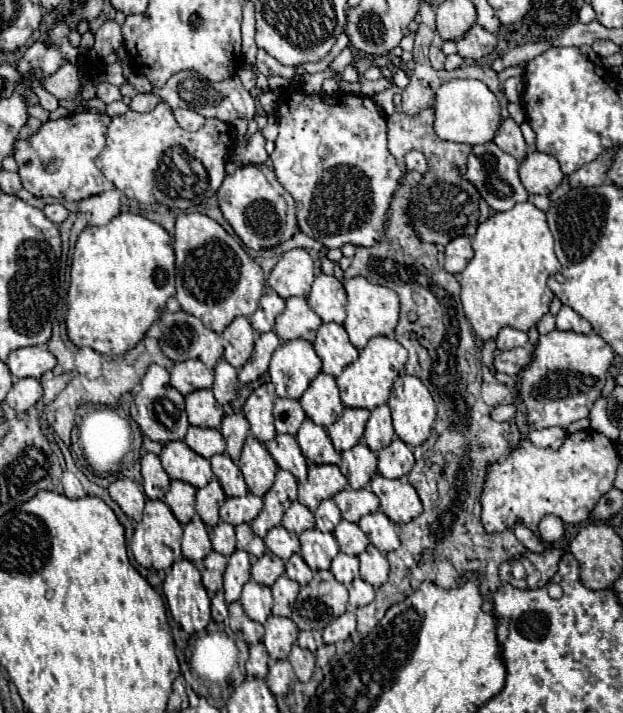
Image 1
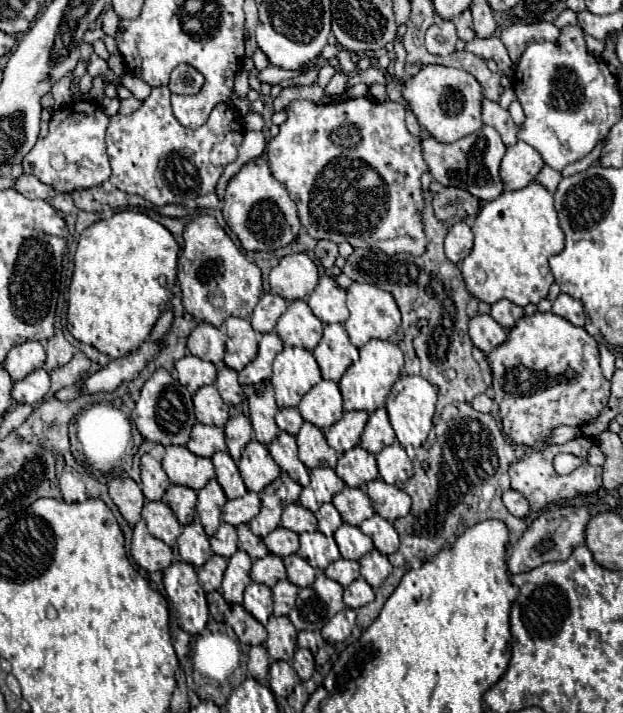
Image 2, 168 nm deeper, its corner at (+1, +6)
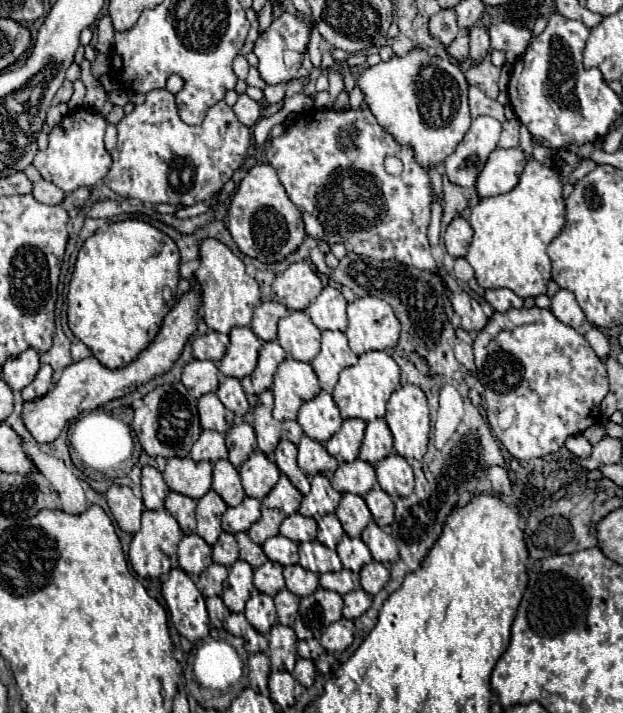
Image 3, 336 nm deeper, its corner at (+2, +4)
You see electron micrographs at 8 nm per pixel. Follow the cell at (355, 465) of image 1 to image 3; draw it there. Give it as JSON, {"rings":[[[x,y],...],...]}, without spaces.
{"rings":[[[354,460],[354,462],[346,462],[340,464],[338,470],[332,476],[332,488],[346,494],[358,494],[364,496],[366,492],[370,492],[376,484],[376,472],[372,464],[366,464],[364,460]]]}

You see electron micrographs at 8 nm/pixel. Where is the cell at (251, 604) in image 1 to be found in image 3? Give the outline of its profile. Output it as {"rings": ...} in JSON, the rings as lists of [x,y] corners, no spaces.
{"rings":[[[258,590],[252,592],[250,600],[246,602],[246,620],[252,624],[252,628],[256,628],[258,632],[262,632],[264,636],[270,634],[270,628],[276,624],[276,608],[274,608],[274,600]]]}

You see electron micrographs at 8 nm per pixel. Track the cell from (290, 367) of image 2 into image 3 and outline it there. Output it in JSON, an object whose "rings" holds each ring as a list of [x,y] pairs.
{"rings":[[[286,356],[286,360],[278,366],[274,374],[274,418],[278,422],[296,420],[300,406],[320,392],[322,390],[312,366],[306,362],[298,362],[292,356]]]}

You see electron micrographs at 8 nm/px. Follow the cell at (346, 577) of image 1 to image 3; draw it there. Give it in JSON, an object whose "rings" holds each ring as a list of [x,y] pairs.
{"rings":[[[346,570],[322,574],[320,576],[320,586],[326,588],[326,590],[334,590],[340,596],[344,596],[344,594],[348,594],[348,592],[352,592],[356,588],[354,586],[354,578],[352,578],[352,572],[346,572]]]}

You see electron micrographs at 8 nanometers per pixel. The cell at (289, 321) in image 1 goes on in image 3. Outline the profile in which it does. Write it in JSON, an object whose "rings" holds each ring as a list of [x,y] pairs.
{"rings":[[[292,310],[278,322],[278,344],[300,362],[310,362],[320,352],[320,330],[306,312]]]}

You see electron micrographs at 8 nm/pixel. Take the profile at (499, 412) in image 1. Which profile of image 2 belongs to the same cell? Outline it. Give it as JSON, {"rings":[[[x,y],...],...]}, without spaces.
{"rings":[[[479,394],[479,396],[473,400],[473,408],[475,408],[477,412],[493,412],[493,406],[495,406],[495,402],[493,402],[493,398],[491,398],[489,394]]]}

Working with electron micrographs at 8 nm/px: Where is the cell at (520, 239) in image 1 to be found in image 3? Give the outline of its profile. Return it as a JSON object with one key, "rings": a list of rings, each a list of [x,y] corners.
{"rings":[[[528,158],[516,188],[496,198],[482,198],[470,214],[474,238],[466,260],[476,272],[482,288],[510,288],[520,298],[546,294],[550,282],[548,244],[564,226],[564,198],[562,176],[556,168]]]}

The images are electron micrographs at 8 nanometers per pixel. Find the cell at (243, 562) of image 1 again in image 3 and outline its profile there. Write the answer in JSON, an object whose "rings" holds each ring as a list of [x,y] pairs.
{"rings":[[[238,560],[228,570],[228,580],[224,584],[222,600],[232,612],[244,612],[244,604],[250,598],[252,584],[252,568],[244,560]]]}

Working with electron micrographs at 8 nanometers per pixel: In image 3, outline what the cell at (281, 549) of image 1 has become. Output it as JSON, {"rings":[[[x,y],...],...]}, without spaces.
{"rings":[[[280,534],[268,538],[262,544],[262,550],[268,556],[268,560],[278,562],[282,566],[298,564],[298,544],[292,542],[292,540],[288,540],[288,538],[284,538],[284,536],[280,536]]]}

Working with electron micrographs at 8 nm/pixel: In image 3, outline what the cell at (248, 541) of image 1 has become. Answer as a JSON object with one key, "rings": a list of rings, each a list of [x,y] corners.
{"rings":[[[246,532],[236,534],[236,540],[238,540],[238,546],[240,546],[240,558],[244,562],[248,562],[252,568],[258,568],[268,560],[264,550],[258,544],[254,544]]]}

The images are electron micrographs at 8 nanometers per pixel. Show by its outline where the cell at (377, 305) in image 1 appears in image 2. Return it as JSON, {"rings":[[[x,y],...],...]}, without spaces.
{"rings":[[[353,282],[347,290],[347,308],[349,308],[349,318],[345,322],[345,330],[351,338],[351,342],[361,348],[367,340],[371,338],[381,338],[381,340],[389,340],[397,328],[399,328],[399,322],[401,322],[401,314],[399,314],[399,308],[397,308],[397,302],[395,298],[373,286],[373,284],[367,284],[367,282]]]}

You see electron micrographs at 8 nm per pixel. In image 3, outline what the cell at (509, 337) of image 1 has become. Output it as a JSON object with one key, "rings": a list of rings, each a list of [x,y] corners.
{"rings":[[[494,288],[494,290],[486,290],[484,294],[486,302],[498,310],[498,312],[506,312],[510,308],[522,308],[522,298],[518,294],[514,294],[508,288]]]}

